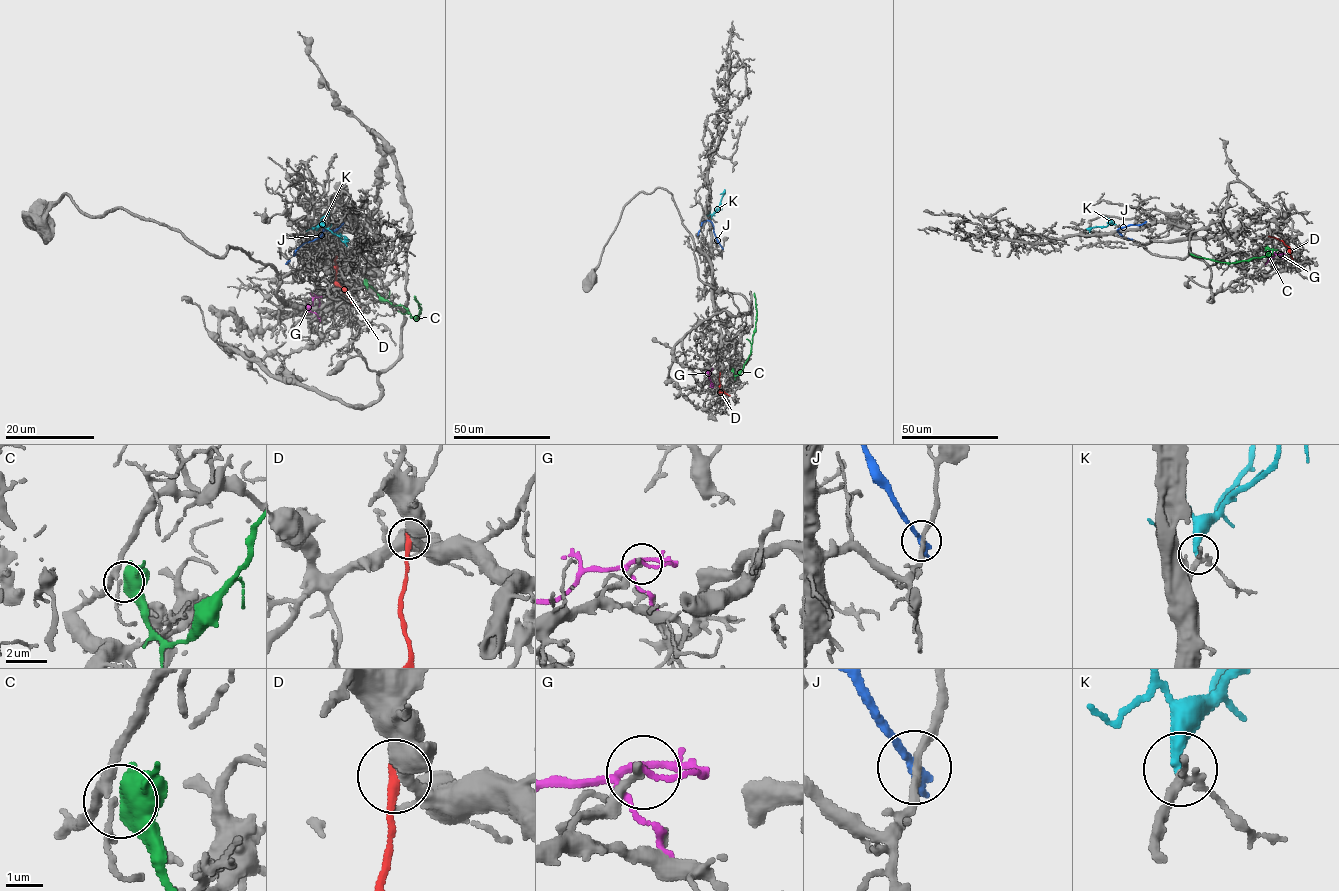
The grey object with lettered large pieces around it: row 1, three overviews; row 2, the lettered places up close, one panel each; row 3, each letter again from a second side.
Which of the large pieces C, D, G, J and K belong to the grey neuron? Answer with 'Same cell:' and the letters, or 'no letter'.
Same cell: K

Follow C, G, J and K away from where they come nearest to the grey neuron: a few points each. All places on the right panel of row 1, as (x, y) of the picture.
C: (1267, 247), (1273, 251), (1264, 257), (1232, 263), (1190, 253)
G: (1281, 253), (1284, 254), (1276, 254), (1265, 264)
J: (1145, 222), (1117, 230), (1132, 239)
K: (1115, 224), (1111, 222), (1106, 227), (1090, 230), (1091, 227)

